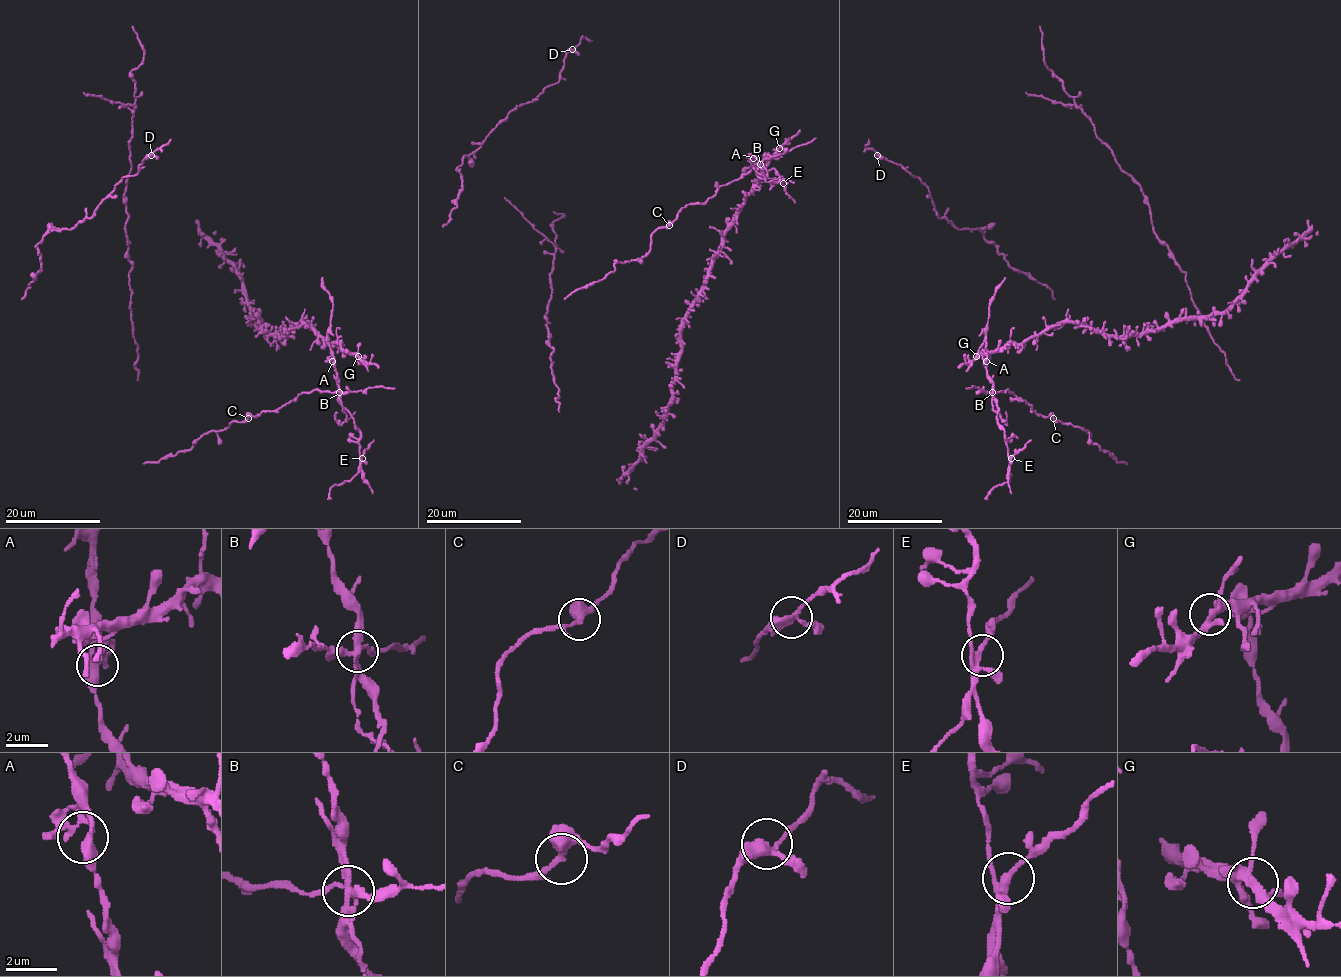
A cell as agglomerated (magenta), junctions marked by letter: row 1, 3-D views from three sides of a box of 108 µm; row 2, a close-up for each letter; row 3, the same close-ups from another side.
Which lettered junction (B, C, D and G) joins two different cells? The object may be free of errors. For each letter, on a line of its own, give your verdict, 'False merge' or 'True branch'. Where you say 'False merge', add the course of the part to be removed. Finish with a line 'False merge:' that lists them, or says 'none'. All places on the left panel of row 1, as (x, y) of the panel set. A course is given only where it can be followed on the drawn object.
B: False merge. Course of the part to remove: (340, 392), (341, 404), (360, 430), (360, 470), (349, 480), (332, 486), (328, 499)
C: True branch
D: True branch
G: True branch
False merge: B

